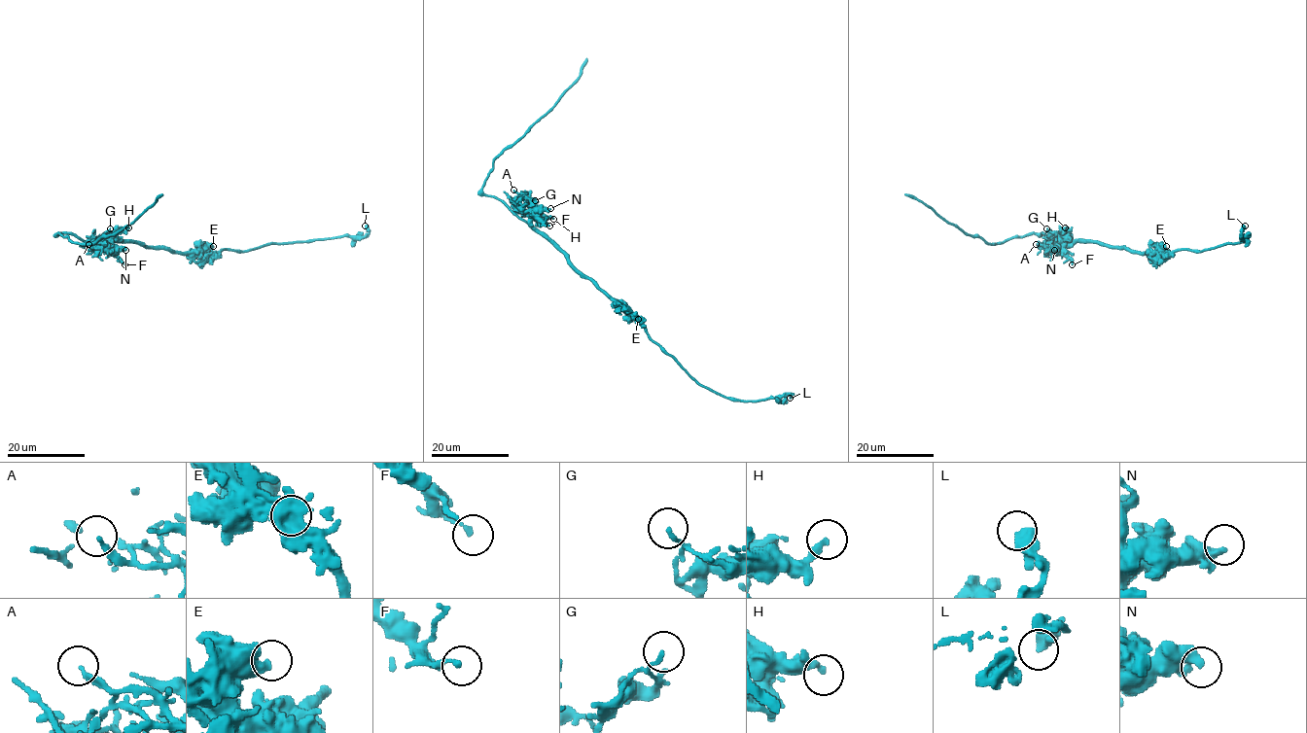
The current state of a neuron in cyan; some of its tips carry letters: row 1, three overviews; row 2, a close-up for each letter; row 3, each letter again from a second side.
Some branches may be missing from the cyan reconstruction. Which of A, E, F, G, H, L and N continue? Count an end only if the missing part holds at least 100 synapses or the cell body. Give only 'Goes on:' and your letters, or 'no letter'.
Goes on: no letter

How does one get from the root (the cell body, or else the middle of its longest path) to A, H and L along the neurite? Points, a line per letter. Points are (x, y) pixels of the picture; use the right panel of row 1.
A: (1104, 246), (1093, 242), (1074, 242), (1047, 252), (1036, 244)
H: (1104, 246), (1093, 242), (1067, 245), (1062, 239), (1065, 227)
L: (1104, 246), (1126, 247), (1139, 253), (1210, 250), (1248, 239), (1241, 236), (1245, 226)

